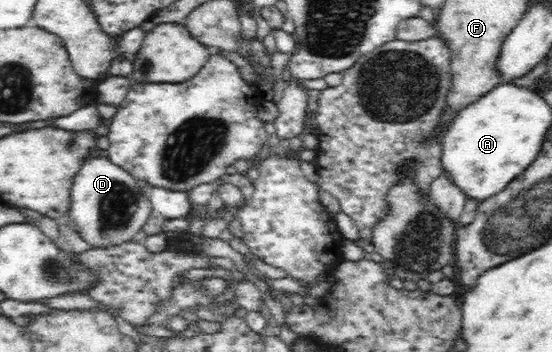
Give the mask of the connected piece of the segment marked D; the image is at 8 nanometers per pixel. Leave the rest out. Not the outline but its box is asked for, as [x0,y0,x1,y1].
[66,157,152,248]

